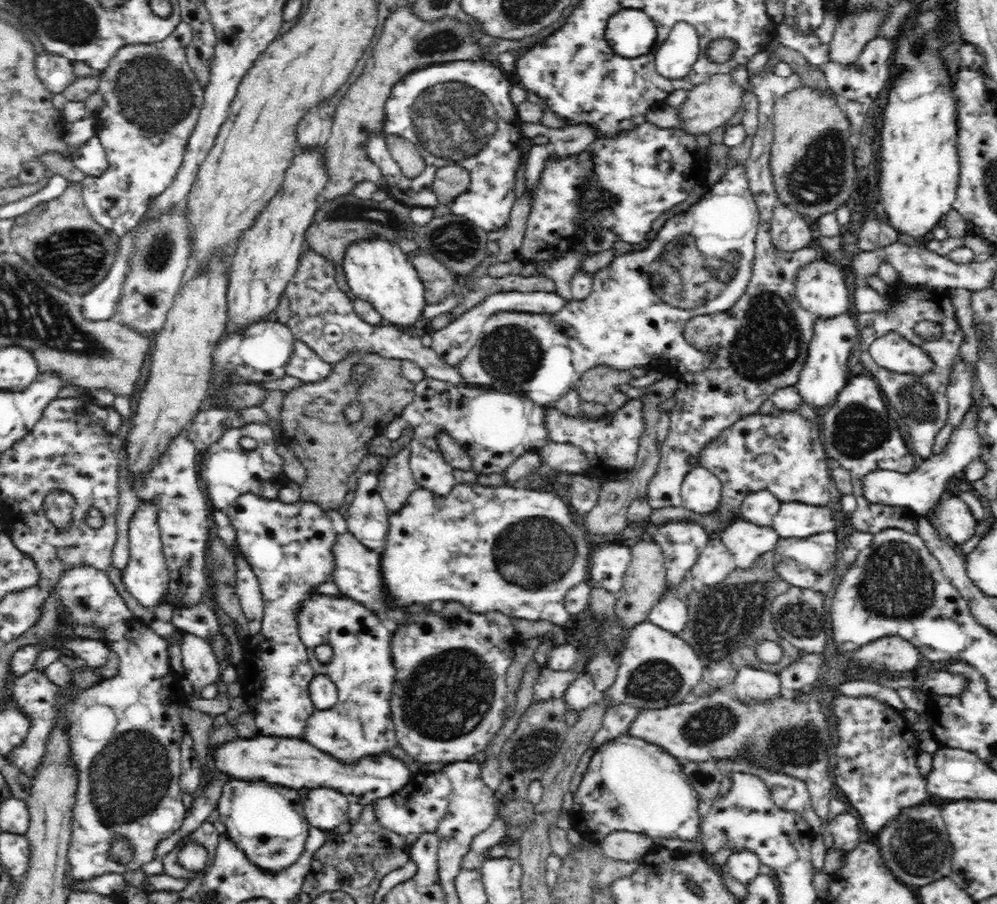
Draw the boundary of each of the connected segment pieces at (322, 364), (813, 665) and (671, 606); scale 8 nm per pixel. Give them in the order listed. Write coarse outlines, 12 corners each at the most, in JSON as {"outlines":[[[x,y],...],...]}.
{"outlines":[[[295,340],[288,376],[304,383],[325,380],[333,364]],[[826,652],[803,653],[779,673],[782,690],[812,685]],[[669,588],[650,610],[652,624],[680,634],[688,606]]]}

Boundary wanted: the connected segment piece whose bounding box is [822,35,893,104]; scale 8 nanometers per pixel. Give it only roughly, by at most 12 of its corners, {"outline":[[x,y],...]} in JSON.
{"outline":[[878,35],[851,63],[822,68],[828,89],[872,103],[890,78],[893,44]]}

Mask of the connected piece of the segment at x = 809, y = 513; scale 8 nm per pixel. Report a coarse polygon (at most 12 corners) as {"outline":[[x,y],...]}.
{"outline":[[784,502],[771,527],[781,538],[836,528],[832,510]]}

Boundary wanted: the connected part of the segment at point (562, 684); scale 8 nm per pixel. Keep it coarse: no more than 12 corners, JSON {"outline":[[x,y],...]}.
{"outline":[[542,666],[533,701],[562,699],[581,676],[576,670]]}

